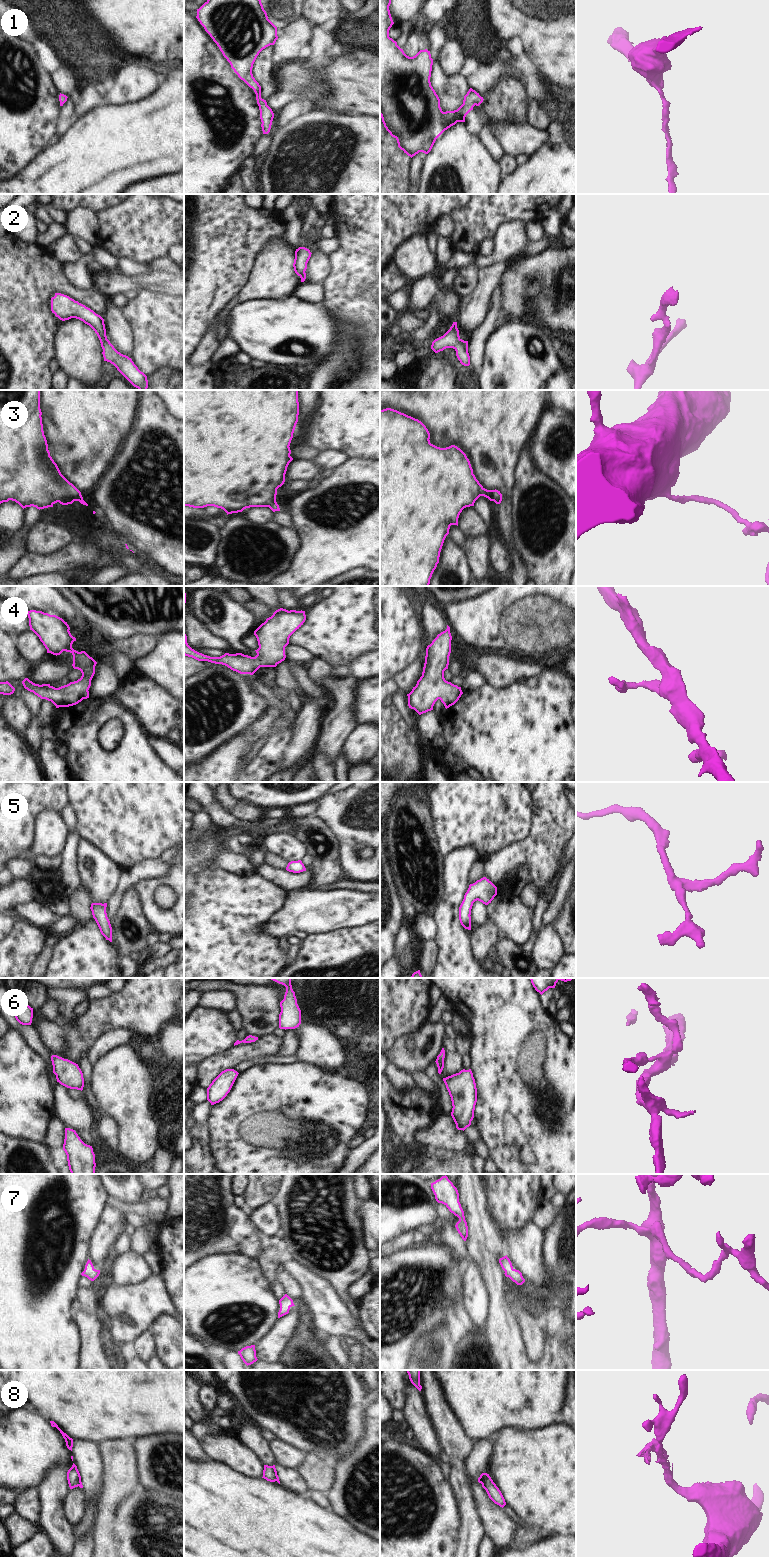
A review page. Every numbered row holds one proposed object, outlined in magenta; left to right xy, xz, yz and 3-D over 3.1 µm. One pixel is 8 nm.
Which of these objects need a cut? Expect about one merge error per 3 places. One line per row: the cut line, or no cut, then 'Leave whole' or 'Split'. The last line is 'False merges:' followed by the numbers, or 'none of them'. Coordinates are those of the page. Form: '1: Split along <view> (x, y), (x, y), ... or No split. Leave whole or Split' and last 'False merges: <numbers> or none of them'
1: No split. Leave whole
2: No split. Leave whole
3: No split. Leave whole
4: No split. Leave whole
5: No split. Leave whole
6: No split. Leave whole
7: No split. Leave whole
8: Split along xy (71, 1467), (76, 1470), (79, 1485). Split
False merges: 8.

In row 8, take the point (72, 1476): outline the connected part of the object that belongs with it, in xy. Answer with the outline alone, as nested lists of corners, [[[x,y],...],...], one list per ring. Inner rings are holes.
[[[70,1468],[67,1472],[67,1480],[70,1489],[73,1489],[75,1487],[79,1486],[79,1475],[77,1473],[77,1470],[74,1468]]]

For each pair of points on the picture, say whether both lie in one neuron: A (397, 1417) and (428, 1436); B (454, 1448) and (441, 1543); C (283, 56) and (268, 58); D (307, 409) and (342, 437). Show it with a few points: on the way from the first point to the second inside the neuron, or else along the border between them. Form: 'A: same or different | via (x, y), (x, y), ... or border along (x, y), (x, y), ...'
A: different | border along (403, 1411), (405, 1419)
B: different | border along (448, 1481), (456, 1506)
C: different | border along (273, 45), (273, 57), (275, 59)
D: different | border along (318, 400), (318, 405), (310, 415), (303, 434)

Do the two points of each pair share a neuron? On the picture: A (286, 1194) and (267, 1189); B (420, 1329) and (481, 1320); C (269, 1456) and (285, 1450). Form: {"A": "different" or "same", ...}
{"A": "different", "B": "different", "C": "different"}

